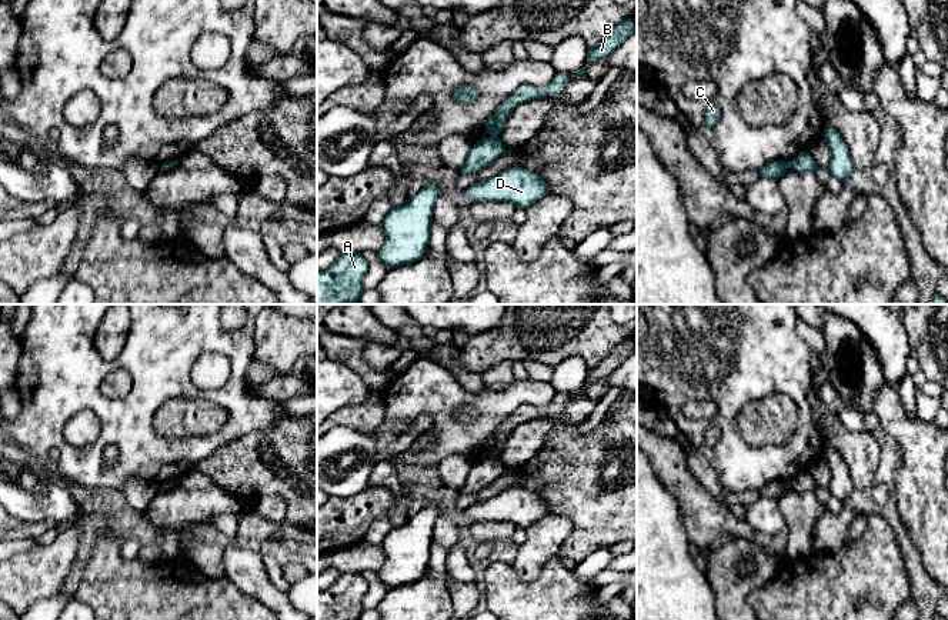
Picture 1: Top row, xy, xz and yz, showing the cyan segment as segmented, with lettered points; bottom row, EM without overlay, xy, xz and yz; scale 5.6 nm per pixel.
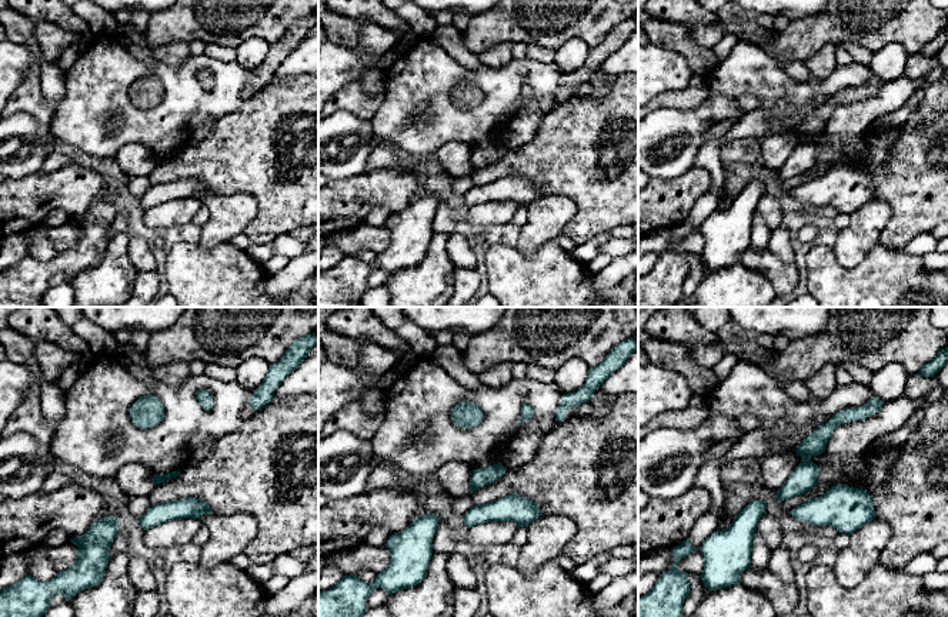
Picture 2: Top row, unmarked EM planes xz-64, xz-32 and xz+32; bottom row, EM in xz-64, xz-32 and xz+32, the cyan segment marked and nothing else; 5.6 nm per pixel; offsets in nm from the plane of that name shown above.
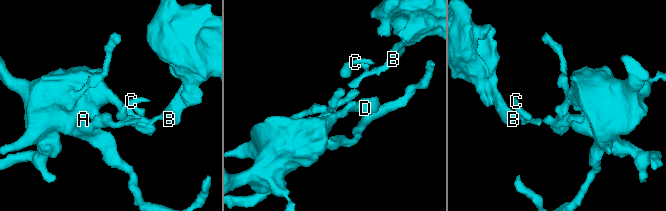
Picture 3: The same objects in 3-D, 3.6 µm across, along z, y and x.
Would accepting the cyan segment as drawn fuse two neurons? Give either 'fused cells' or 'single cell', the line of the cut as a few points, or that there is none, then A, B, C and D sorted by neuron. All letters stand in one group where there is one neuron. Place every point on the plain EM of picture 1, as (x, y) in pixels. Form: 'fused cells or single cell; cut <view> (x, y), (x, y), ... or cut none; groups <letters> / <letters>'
fused cells; cut xz (491, 454), (496, 456); groups A D / B C

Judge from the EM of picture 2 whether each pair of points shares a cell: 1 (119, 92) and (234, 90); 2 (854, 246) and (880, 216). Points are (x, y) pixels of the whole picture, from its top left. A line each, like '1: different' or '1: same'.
1: same
2: same

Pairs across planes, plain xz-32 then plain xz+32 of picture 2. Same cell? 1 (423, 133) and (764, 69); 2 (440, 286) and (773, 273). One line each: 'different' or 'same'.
1: same
2: different

